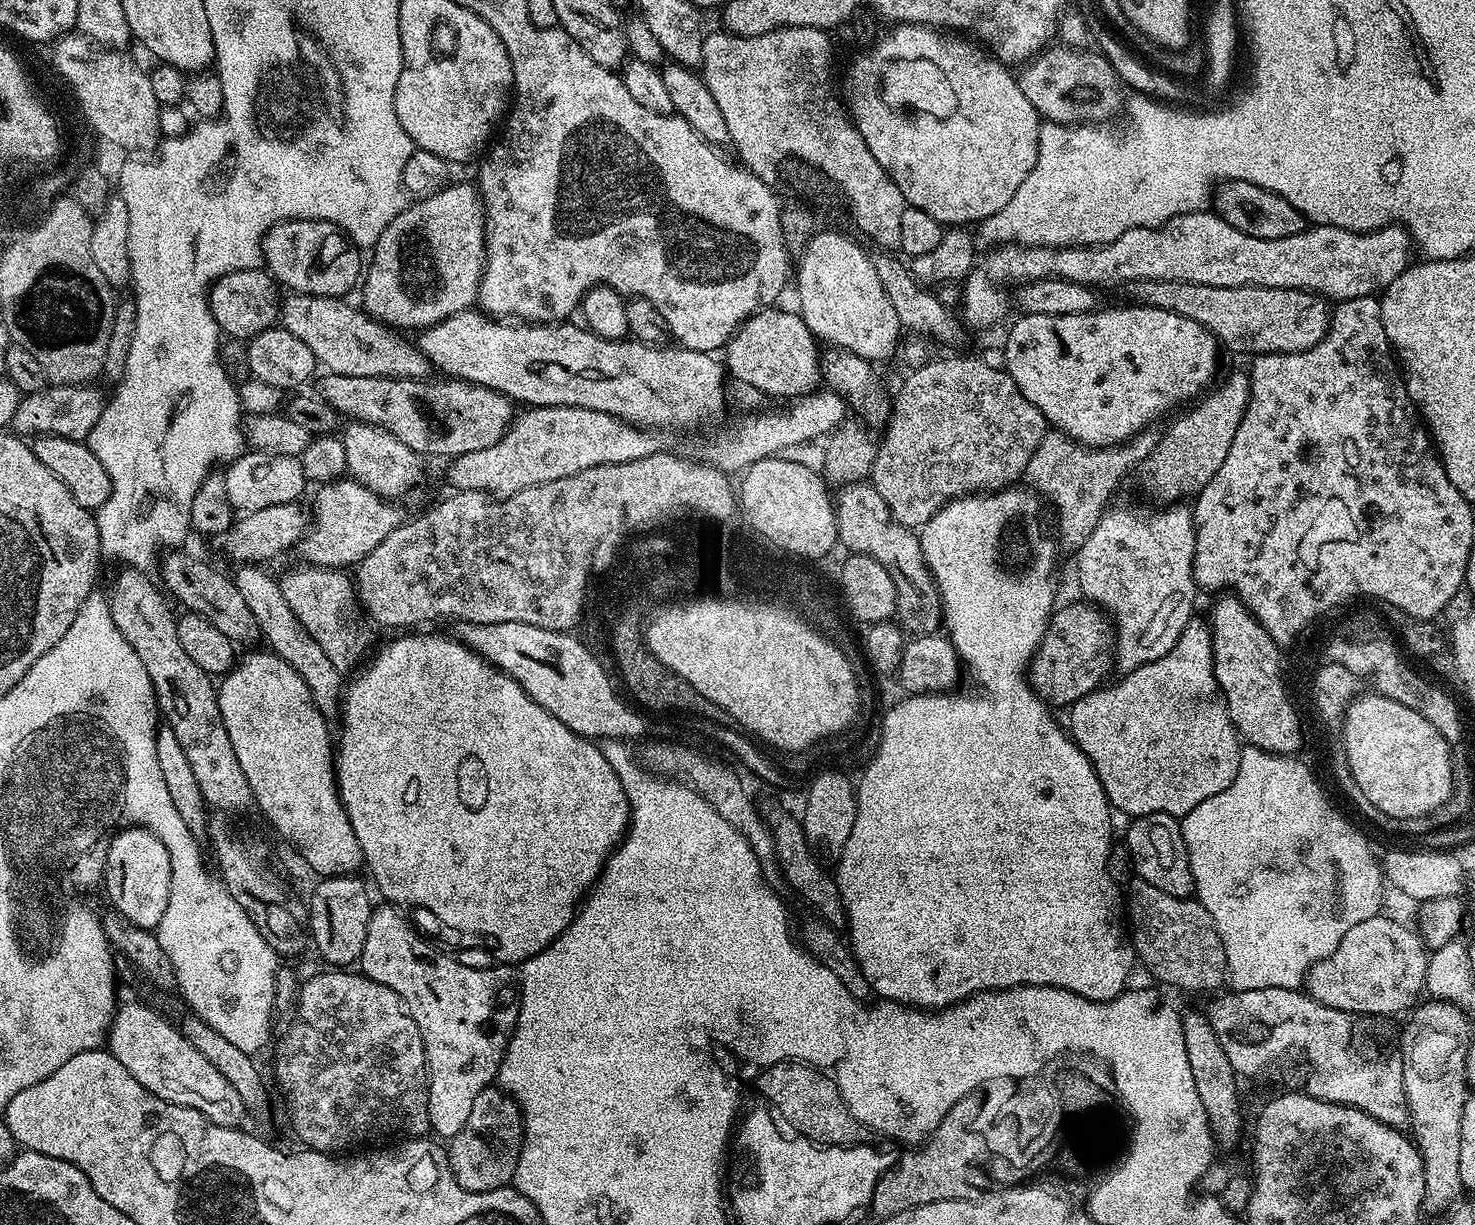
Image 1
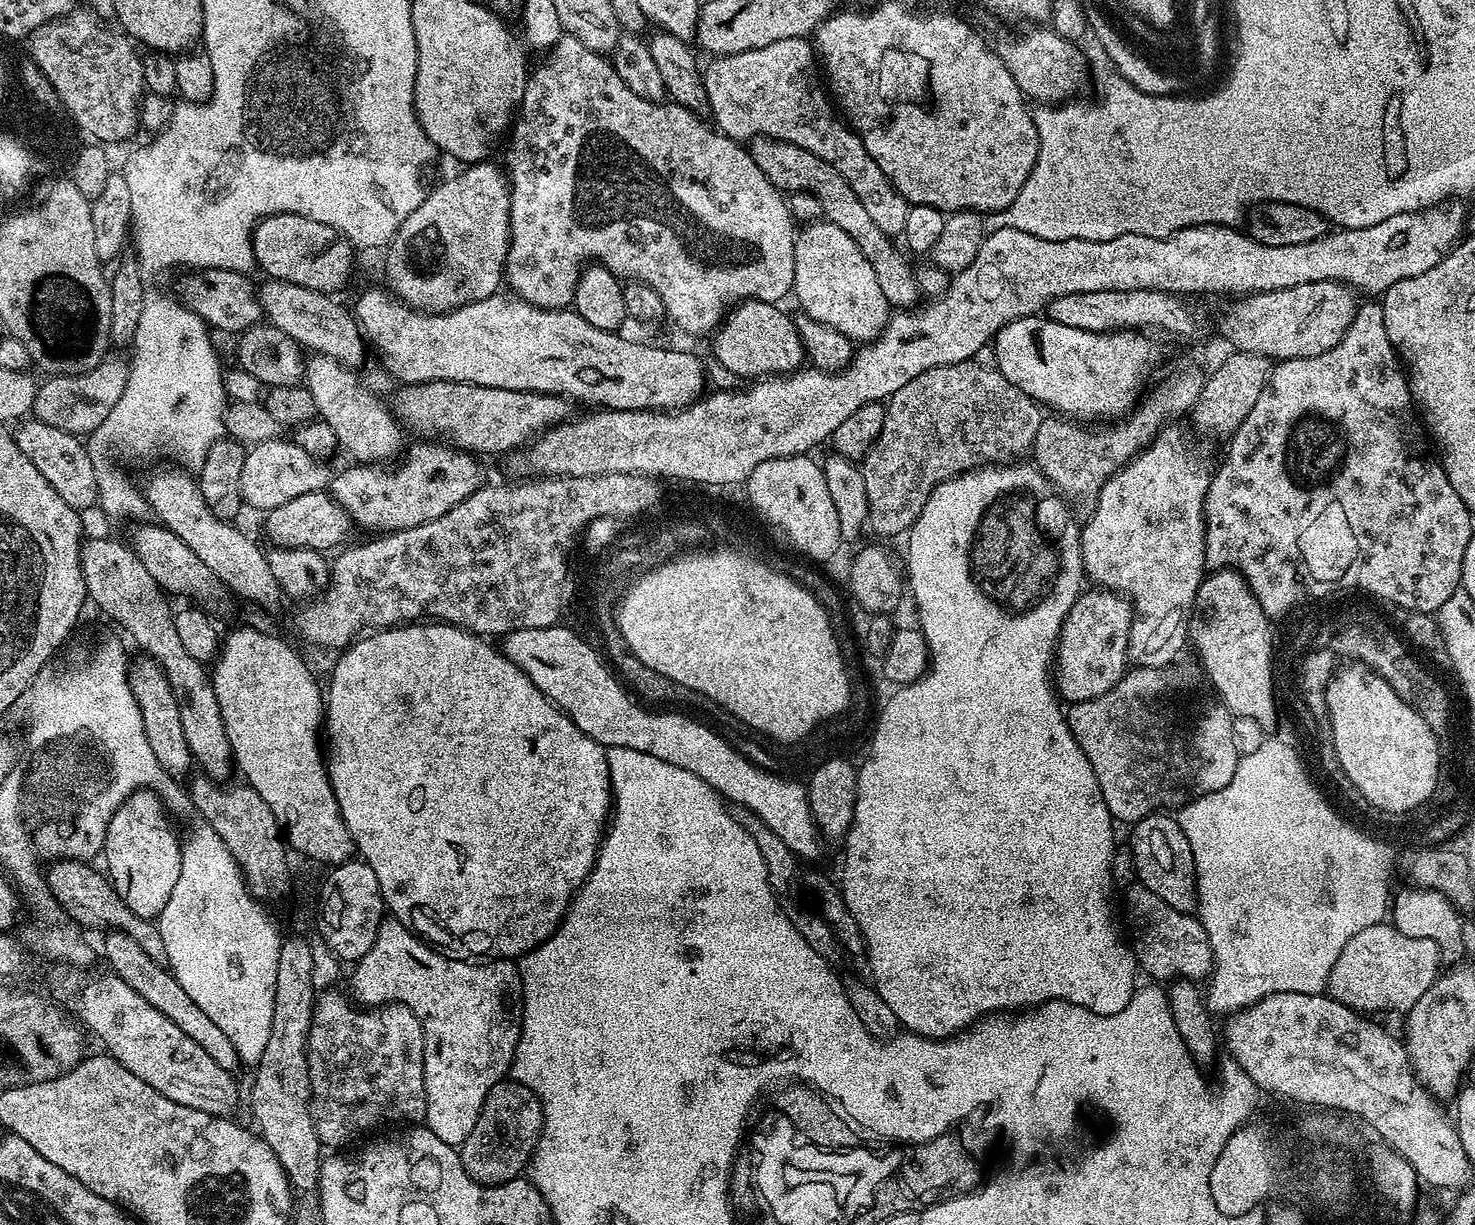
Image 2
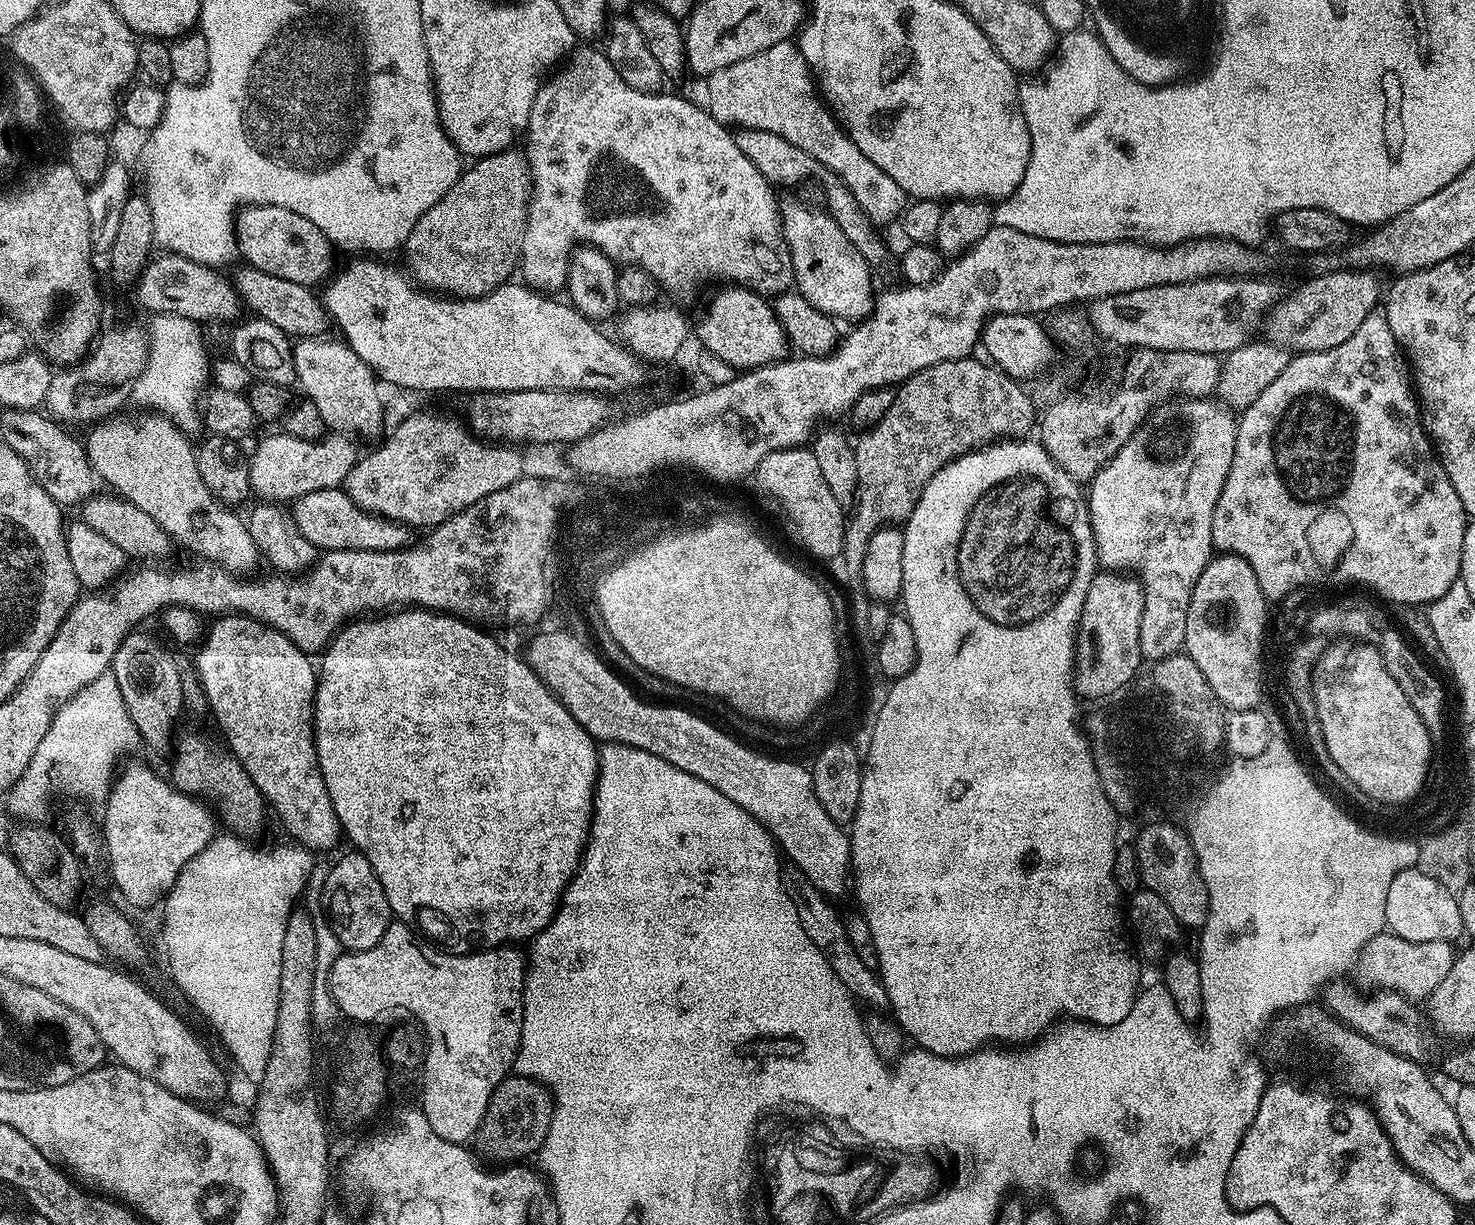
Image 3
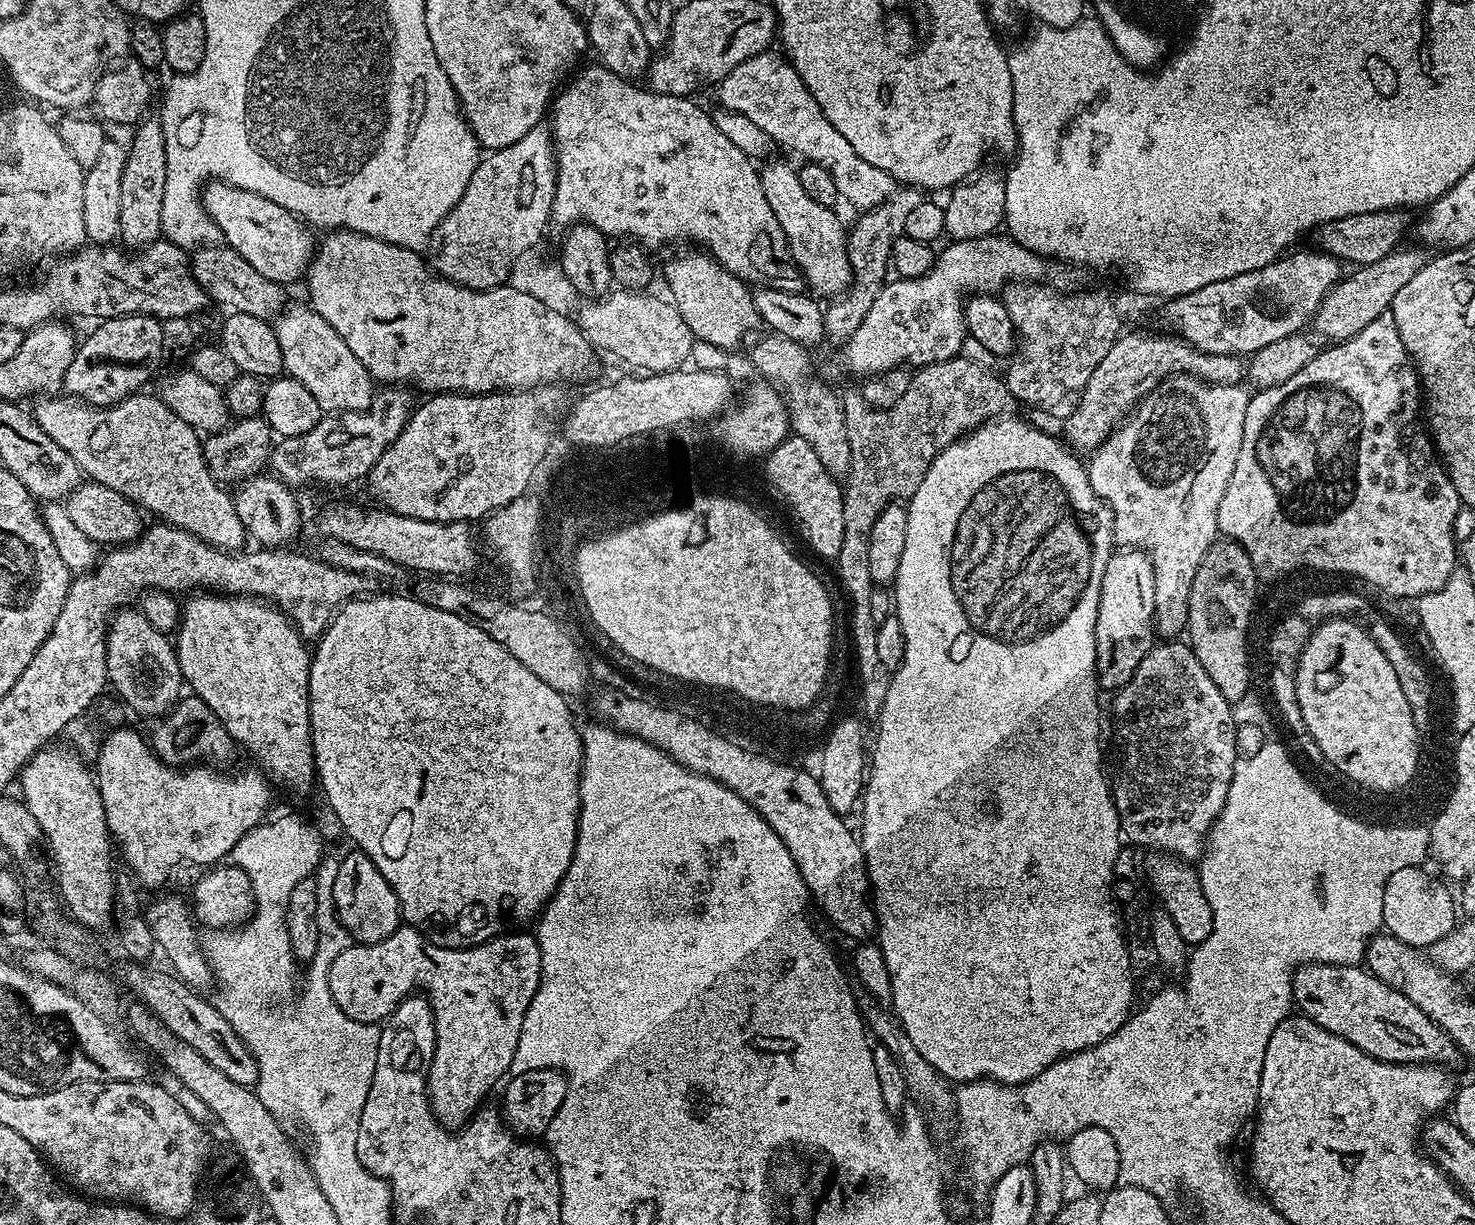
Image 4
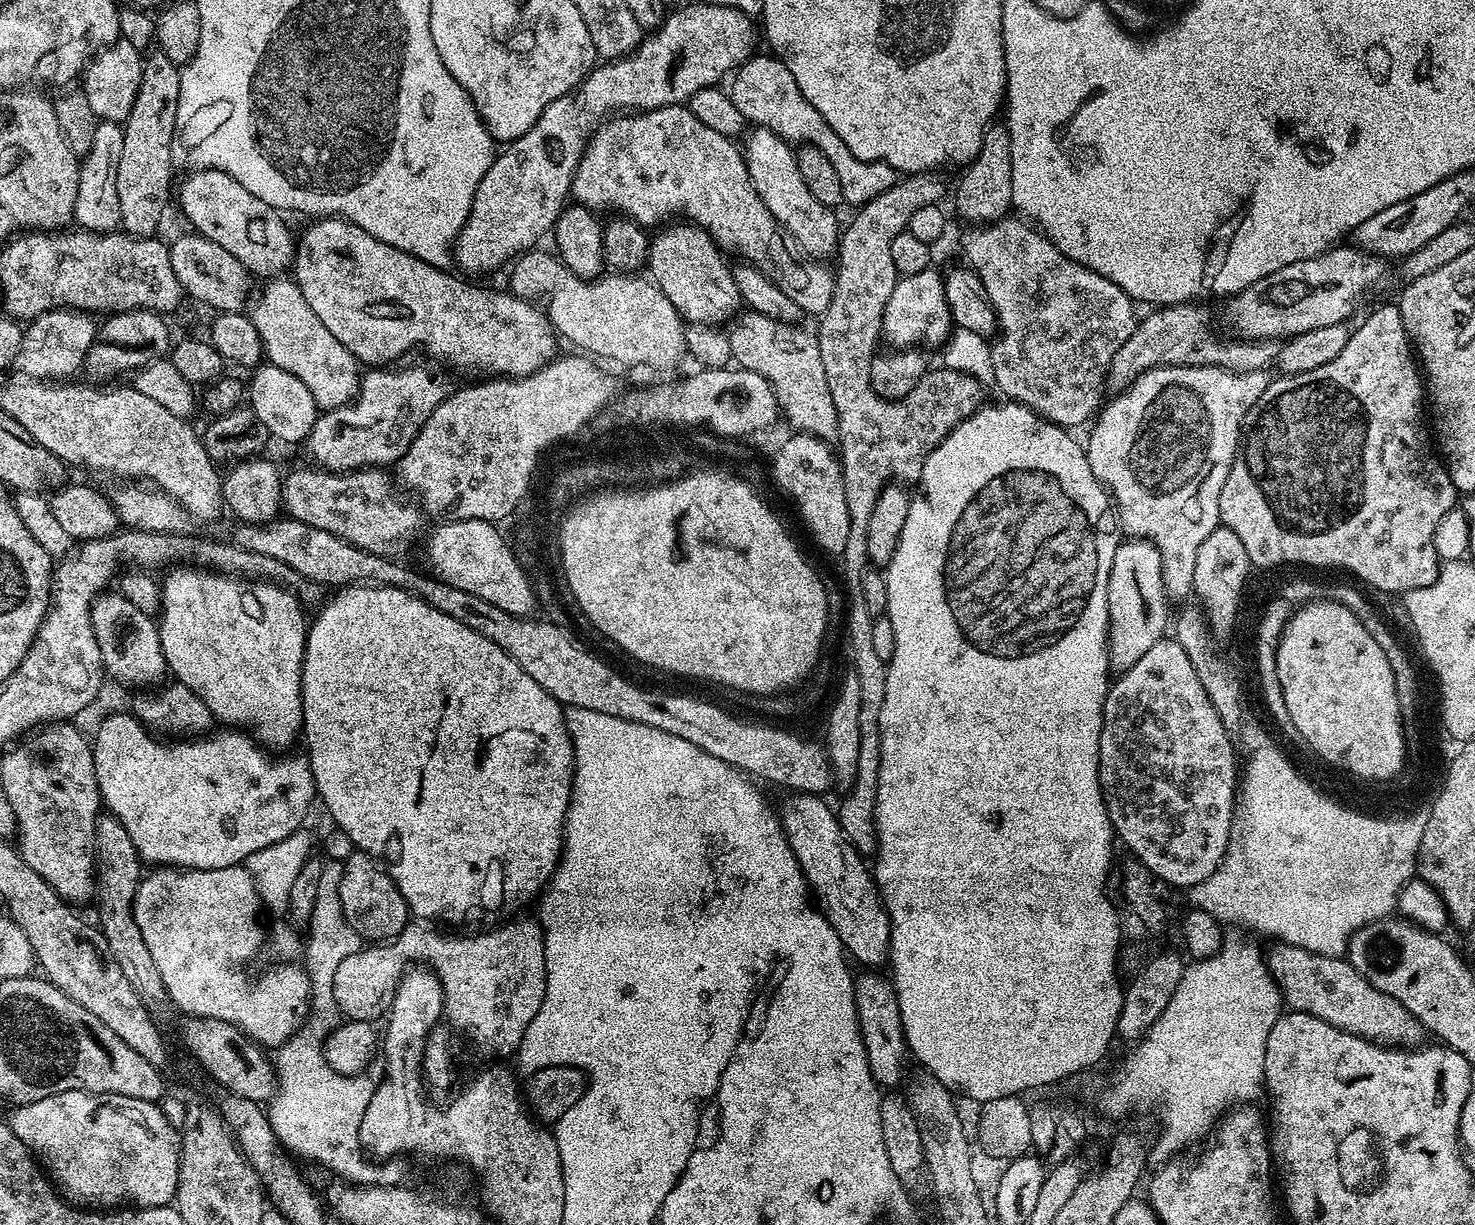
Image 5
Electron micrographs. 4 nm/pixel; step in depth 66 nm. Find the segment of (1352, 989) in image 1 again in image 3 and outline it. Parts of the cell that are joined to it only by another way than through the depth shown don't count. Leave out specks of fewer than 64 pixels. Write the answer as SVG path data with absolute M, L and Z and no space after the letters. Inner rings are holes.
M1385 930L1380 935L1370 938L1364 948L1360 949L1360 957L1356 959L1354 972L1360 975L1359 983L1365 989L1397 992L1410 1001L1424 1002L1434 990L1434 986L1438 986L1438 982L1446 978L1446 973L1456 961L1457 955L1457 949L1450 941L1432 939L1407 941L1406 938L1400 938Z

